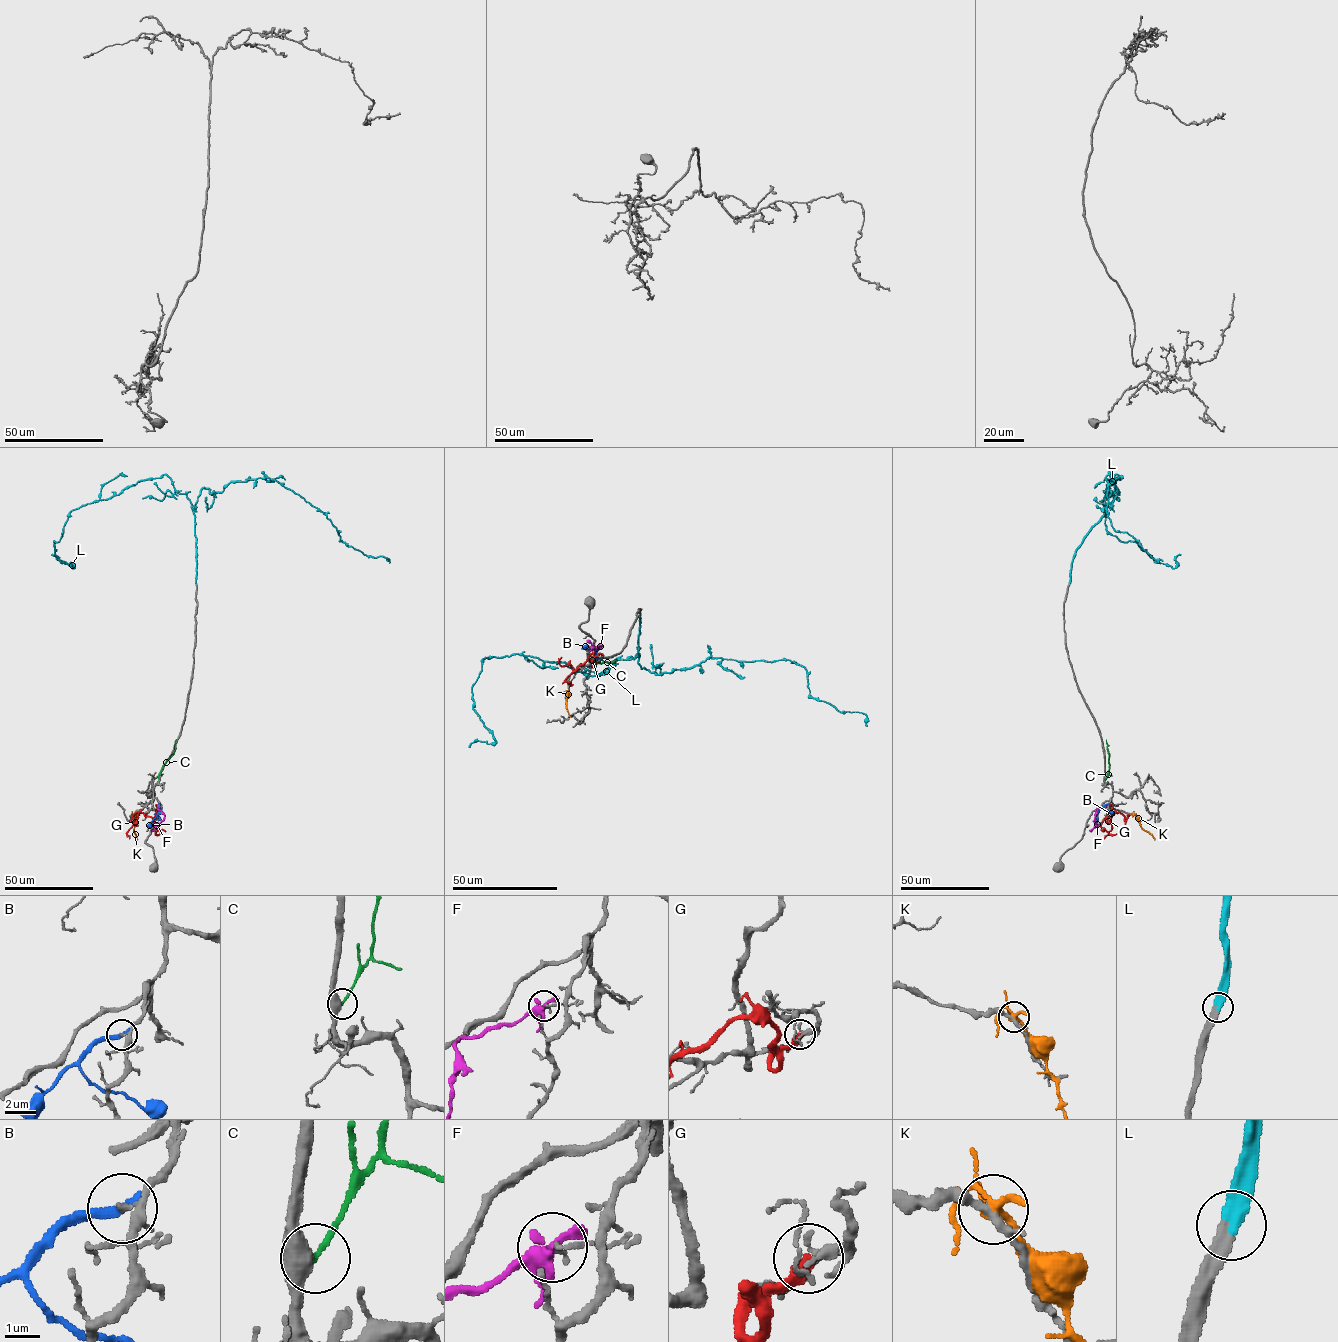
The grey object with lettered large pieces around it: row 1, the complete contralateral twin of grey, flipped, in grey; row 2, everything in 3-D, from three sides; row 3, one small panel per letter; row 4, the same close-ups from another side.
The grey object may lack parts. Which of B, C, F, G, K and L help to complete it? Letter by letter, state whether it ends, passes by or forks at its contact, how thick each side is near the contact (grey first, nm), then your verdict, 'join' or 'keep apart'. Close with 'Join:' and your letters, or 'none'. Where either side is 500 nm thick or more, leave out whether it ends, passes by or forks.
B: it ends; calibres 120 and 320 nm; keep apart
C: calibres 500 and 150 nm; keep apart
F: calibres 120 and 500 nm; keep apart
G: it ends; calibres 220 and 360 nm; keep apart
K: it forks; calibres 190 and 200 nm; keep apart
L: it ends; calibres 260 and 320 nm; join
Join: L

